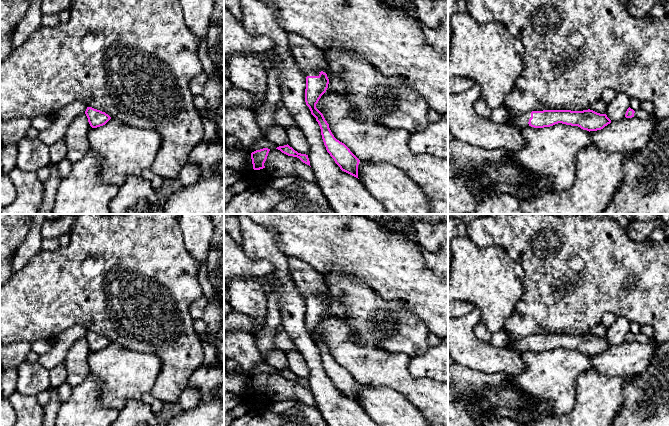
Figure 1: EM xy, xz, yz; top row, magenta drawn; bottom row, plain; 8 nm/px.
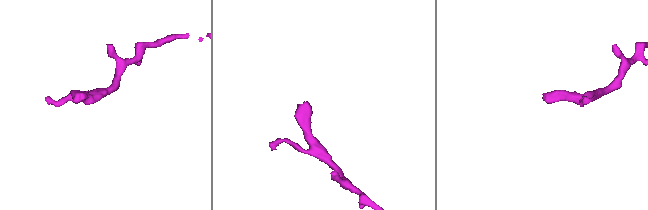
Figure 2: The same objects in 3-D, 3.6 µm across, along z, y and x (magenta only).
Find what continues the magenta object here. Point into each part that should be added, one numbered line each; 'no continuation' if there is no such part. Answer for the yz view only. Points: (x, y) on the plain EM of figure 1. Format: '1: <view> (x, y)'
1: yz (521, 346)

